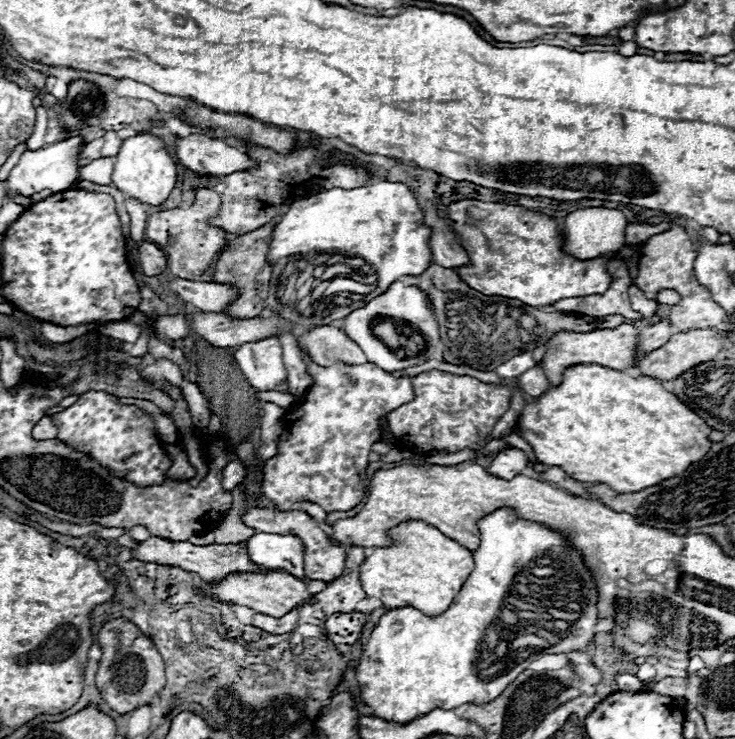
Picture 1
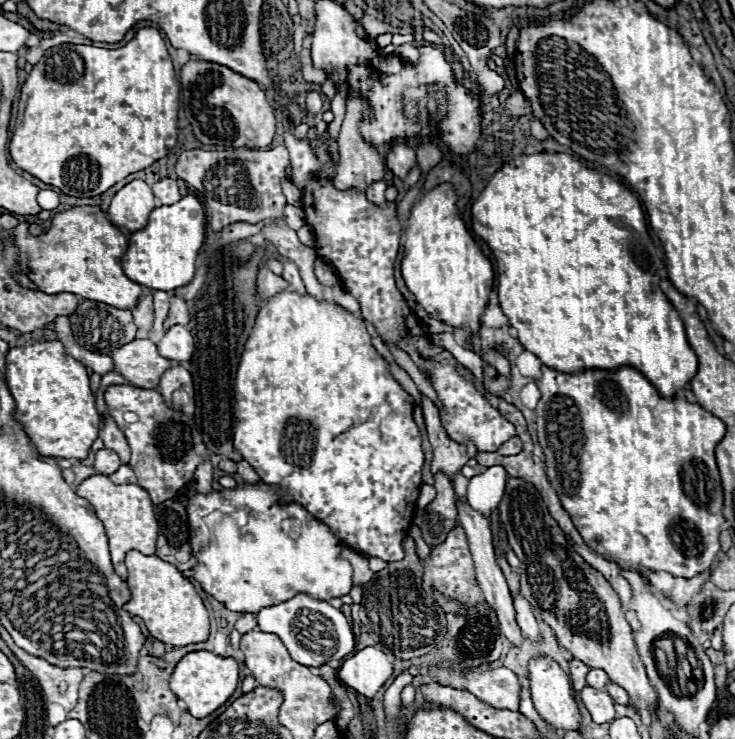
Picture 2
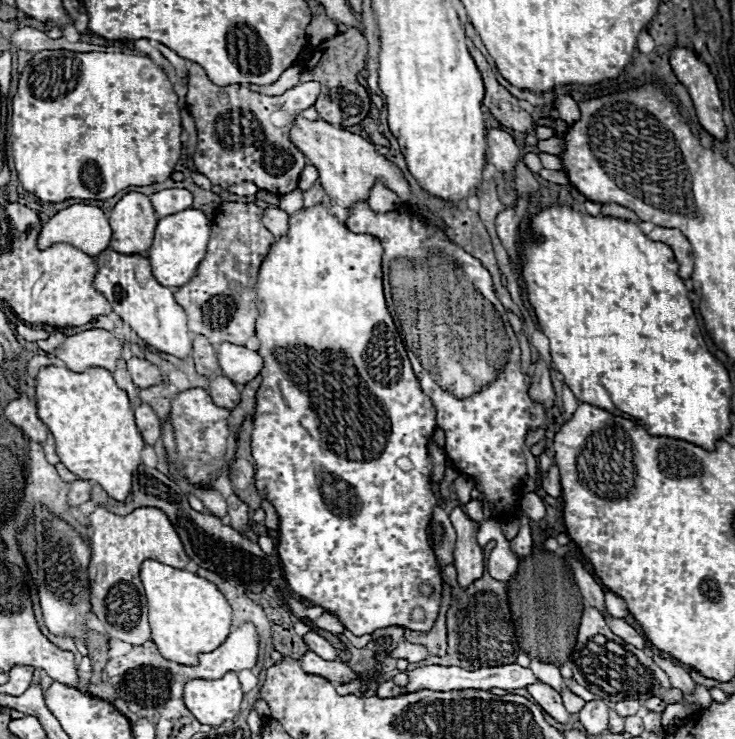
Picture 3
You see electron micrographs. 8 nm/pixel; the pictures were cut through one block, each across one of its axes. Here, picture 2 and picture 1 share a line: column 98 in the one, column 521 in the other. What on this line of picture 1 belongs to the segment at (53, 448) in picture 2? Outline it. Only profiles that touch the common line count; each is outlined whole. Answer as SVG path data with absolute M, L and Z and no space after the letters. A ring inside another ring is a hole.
M574 366L574 368L568 368L564 372L564 380L560 386L550 386L548 392L544 392L542 396L538 396L538 400L534 404L528 404L524 408L524 412L520 414L518 418L518 428L522 430L522 436L526 442L532 444L532 448L536 450L536 458L550 466L560 466L564 472L570 472L570 476L574 476L576 480L580 482L586 482L586 484L608 484L612 490L616 490L618 494L626 494L626 492L640 492L644 488L650 488L654 484L660 484L662 480L668 480L676 474L682 474L690 464L702 460L706 456L706 452L710 450L712 442L708 440L708 434L712 432L712 428L692 410L688 408L682 400L678 400L678 396L670 390L666 390L656 378L650 378L650 376L638 376L638 378L632 378L628 376L626 372L618 372L618 370L610 370L610 368L604 368L604 366Z

